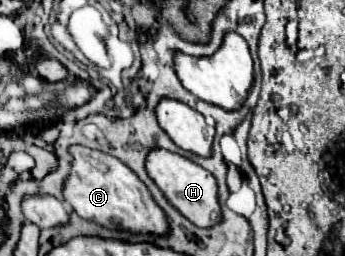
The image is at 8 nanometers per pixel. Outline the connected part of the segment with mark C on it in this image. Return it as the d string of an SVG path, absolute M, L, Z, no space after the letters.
M71 145L69 155L73 159L71 173L63 183L63 197L79 217L135 233L167 233L165 213L123 161L83 145Z

